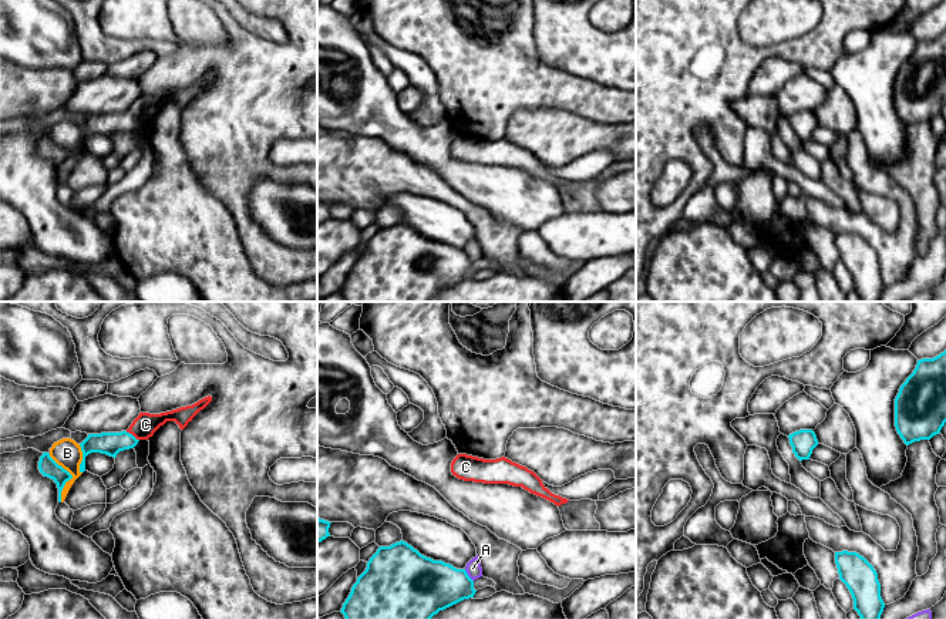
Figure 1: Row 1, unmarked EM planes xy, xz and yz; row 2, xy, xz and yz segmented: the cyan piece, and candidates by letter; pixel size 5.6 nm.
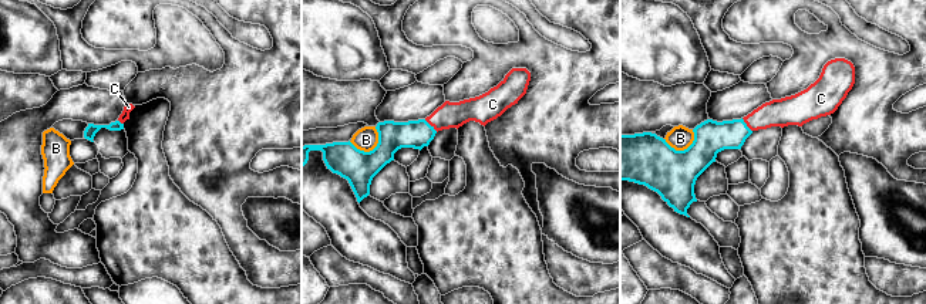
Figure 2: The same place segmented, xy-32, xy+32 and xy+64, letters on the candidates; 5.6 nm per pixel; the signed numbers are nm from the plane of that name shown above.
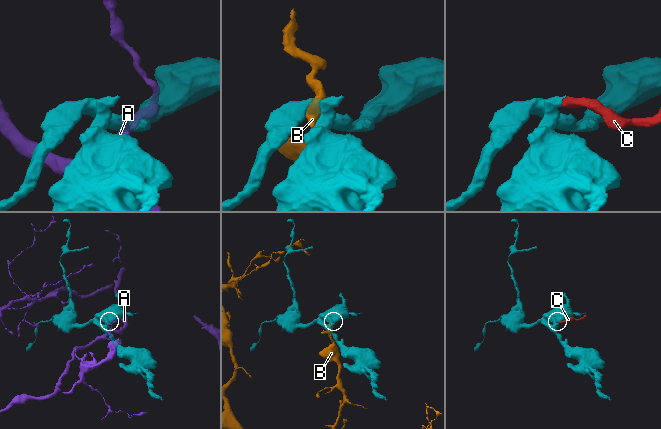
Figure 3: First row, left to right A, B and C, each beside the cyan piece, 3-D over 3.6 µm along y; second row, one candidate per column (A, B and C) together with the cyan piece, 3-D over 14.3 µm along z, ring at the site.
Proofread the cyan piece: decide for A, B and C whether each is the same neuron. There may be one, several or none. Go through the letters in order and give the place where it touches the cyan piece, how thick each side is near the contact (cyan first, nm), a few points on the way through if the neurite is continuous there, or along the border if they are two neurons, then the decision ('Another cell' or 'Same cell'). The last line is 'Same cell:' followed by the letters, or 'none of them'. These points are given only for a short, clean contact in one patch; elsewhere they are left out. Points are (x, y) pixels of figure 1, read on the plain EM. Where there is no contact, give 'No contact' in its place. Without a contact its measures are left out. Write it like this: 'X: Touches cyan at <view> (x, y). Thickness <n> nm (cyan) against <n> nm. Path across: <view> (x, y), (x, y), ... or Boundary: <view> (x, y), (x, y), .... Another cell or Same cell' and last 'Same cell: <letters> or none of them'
A: Touches cyan at xz (467, 256). Thickness 320 nm (cyan) against 90 nm. Another cell
B: Touches cyan at xy (71, 158). Thickness 100 nm (cyan) against 160 nm. Another cell
C: Touches cyan at xy (131, 115). Thickness 130 nm (cyan) against 140 nm. Path across: xy (105, 124), (121, 123), (131, 115), (145, 106). Same cell
Same cell: C

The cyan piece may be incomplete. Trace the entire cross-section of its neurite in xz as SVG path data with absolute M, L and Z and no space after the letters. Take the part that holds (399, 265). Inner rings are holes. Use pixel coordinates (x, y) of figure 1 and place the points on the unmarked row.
M400 222L377 231L340 293L346 302L430 302L440 292L474 279L475 273L465 250L427 239Z

